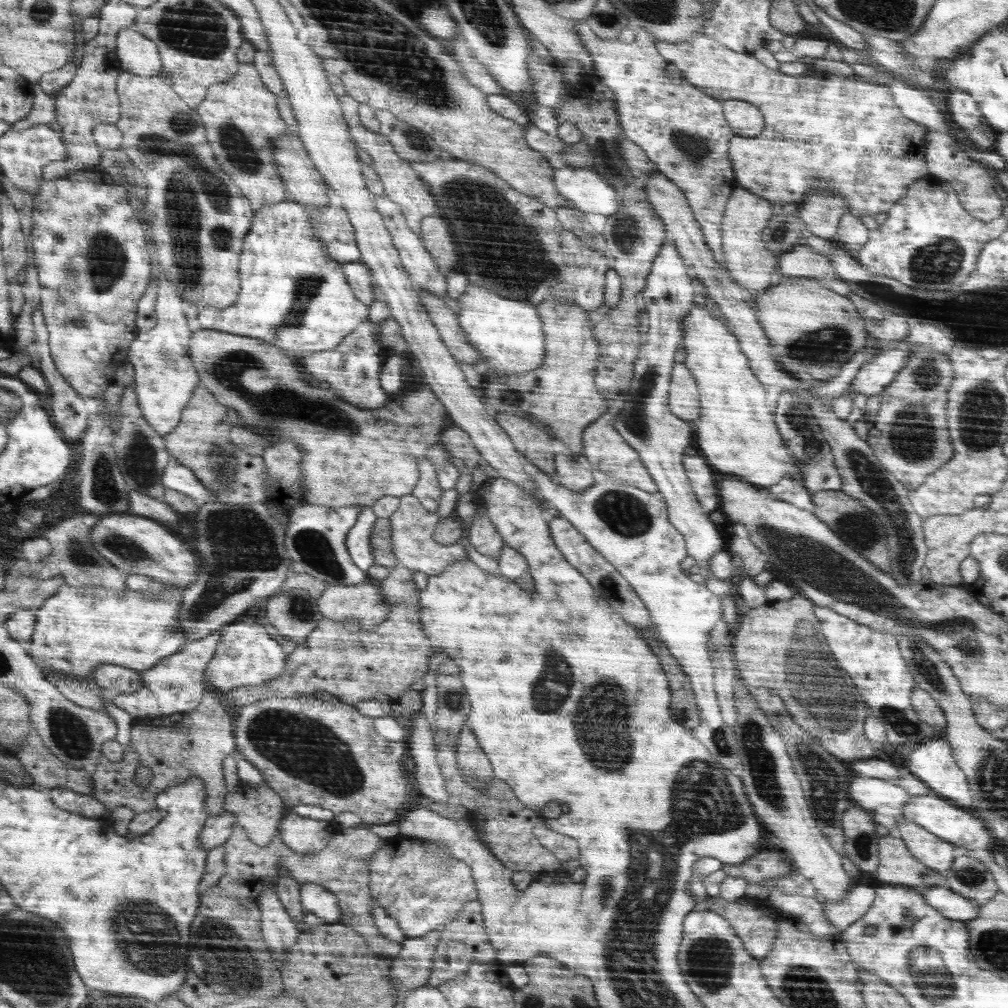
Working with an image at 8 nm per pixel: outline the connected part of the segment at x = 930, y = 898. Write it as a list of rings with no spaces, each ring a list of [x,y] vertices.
[[[928,888],[920,890],[926,902],[937,908],[945,917],[967,922],[978,917],[980,905],[948,888]]]

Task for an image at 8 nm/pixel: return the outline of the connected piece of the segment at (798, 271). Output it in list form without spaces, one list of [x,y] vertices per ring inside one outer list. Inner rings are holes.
[[[796,245],[779,257],[776,273],[773,275],[774,284],[782,279],[813,278],[844,296],[851,293],[847,282],[839,279],[835,264],[808,245]]]

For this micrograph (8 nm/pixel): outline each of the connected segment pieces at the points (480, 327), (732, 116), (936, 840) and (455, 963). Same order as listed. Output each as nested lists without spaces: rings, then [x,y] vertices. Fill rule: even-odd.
[[[470,284],[465,294],[451,302],[458,315],[462,332],[466,332],[469,344],[478,350],[480,361],[472,365],[478,375],[490,370],[501,375],[516,376],[536,370],[544,360],[544,332],[538,312],[532,304],[502,298]]]
[[[738,99],[725,100],[724,113],[734,136],[753,138],[762,134],[765,120],[757,106]]]
[[[902,816],[897,820],[898,837],[905,842],[909,852],[922,864],[936,872],[948,870],[952,866],[956,858],[954,845]]]
[[[476,899],[466,903],[460,910],[456,919],[443,925],[440,936],[441,940],[437,944],[437,952],[434,954],[434,974],[430,978],[430,986],[440,986],[448,982],[457,975],[461,975],[469,970],[474,960],[482,963],[491,962],[496,959],[496,952],[489,935],[485,931],[484,913],[481,902]]]

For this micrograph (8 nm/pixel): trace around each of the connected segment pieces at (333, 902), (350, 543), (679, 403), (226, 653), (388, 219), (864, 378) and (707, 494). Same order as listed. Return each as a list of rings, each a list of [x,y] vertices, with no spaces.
[[[304,884],[304,886],[299,886],[299,894],[304,911],[316,914],[326,923],[338,922],[341,910],[337,898],[332,892],[324,890],[316,884]]]
[[[362,505],[357,521],[345,536],[345,545],[354,564],[366,572],[376,563],[372,547],[372,534],[376,527],[376,519],[377,516],[372,512],[371,507]]]
[[[684,364],[674,366],[670,409],[674,416],[689,423],[696,422],[700,417],[698,385]]]
[[[242,618],[221,628],[221,643],[205,677],[214,692],[230,692],[245,686],[260,686],[277,679],[285,670],[287,654],[254,618]]]
[[[385,193],[383,194],[371,194],[372,199],[377,205],[377,209],[384,217],[386,228],[389,229],[390,236],[393,237],[393,244],[397,247],[397,251],[400,253],[401,263],[405,269],[409,272],[409,276],[412,278],[413,284],[416,288],[421,290],[427,290],[430,293],[439,295],[447,299],[447,278],[437,268],[431,254],[424,248],[423,242],[419,235],[412,232],[407,225],[406,219],[397,207],[397,204]]]
[[[896,349],[882,351],[872,363],[861,368],[853,380],[850,396],[863,394],[867,398],[880,394],[880,391],[896,378],[900,369],[904,368],[911,352]]]
[[[686,455],[684,466],[702,508],[705,508],[706,512],[712,512],[720,507],[718,485],[706,460],[702,456]]]

